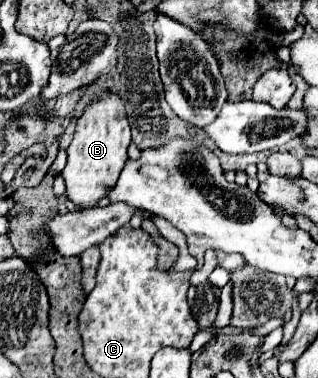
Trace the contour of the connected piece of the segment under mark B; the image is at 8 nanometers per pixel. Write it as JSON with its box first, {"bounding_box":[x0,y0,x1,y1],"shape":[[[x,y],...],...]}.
{"bounding_box":[62,91,130,207],"shape":[[[102,91],[92,103],[86,105],[76,119],[76,131],[72,145],[68,147],[68,163],[62,171],[66,179],[66,195],[70,201],[82,207],[94,207],[98,199],[106,195],[106,189],[118,181],[118,175],[128,159],[126,149],[130,145],[130,125],[126,119],[124,103],[114,91]]]}

